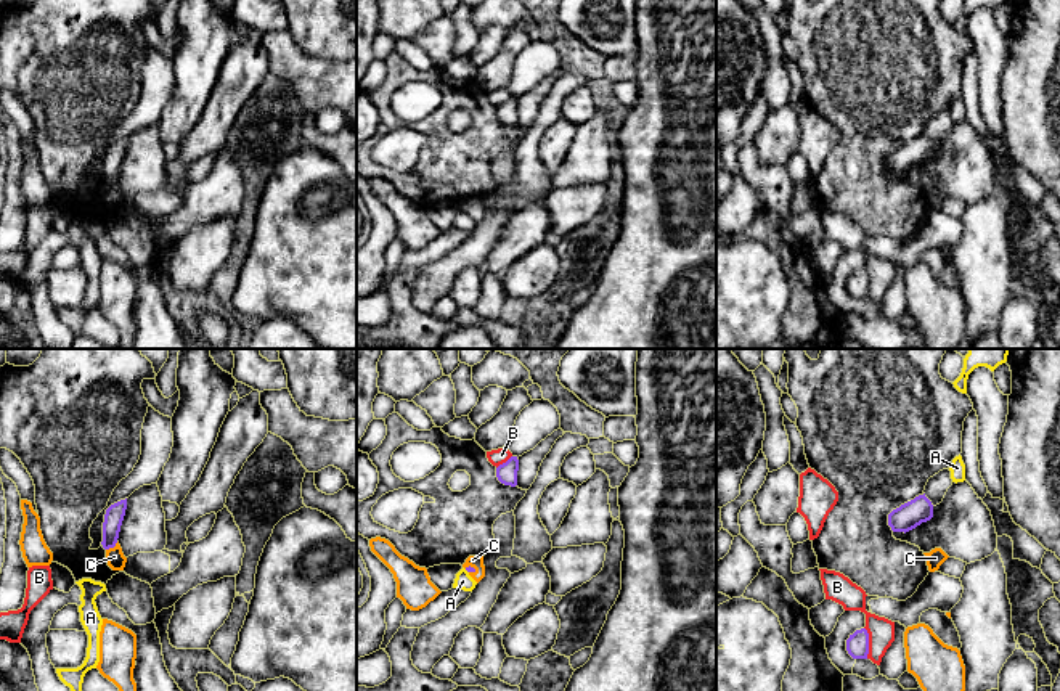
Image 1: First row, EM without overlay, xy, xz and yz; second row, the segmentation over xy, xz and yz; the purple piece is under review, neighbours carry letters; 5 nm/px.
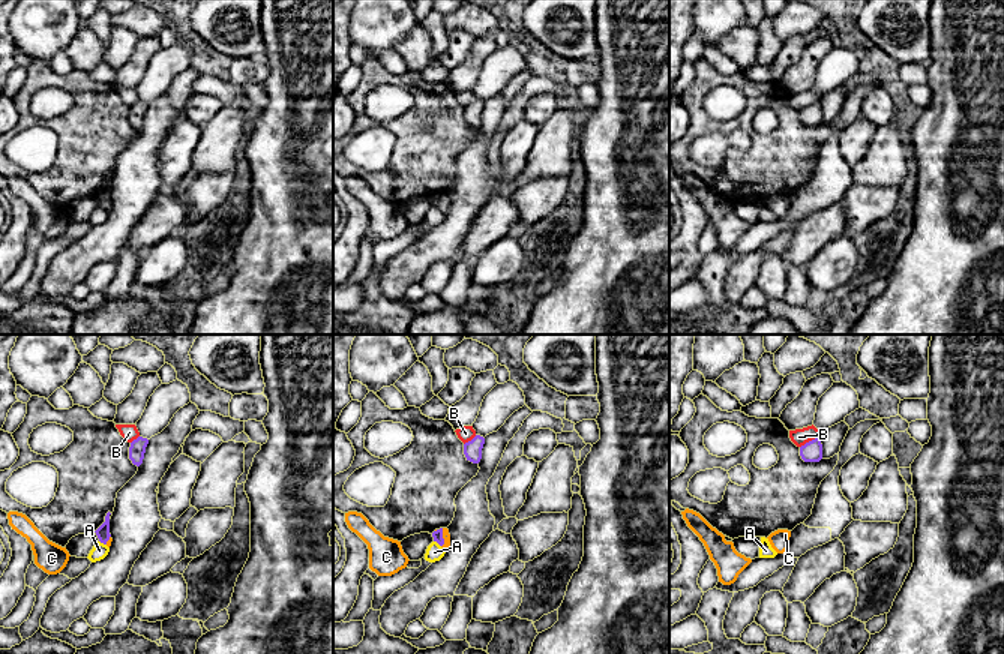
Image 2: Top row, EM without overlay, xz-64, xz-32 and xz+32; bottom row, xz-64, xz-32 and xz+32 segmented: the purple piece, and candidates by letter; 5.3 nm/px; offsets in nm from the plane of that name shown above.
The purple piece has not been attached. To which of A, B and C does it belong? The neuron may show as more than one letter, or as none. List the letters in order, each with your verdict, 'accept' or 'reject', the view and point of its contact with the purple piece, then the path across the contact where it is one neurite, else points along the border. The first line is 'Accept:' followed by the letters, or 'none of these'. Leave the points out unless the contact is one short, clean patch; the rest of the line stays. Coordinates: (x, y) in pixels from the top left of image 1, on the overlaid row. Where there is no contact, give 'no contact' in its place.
Accept: C
A: reject; no contact
B: reject; meets purple in yz at (868, 643)
C: accept; meets purple in xy at (111, 547); runs through xy (114, 515), (111, 547), (114, 556)

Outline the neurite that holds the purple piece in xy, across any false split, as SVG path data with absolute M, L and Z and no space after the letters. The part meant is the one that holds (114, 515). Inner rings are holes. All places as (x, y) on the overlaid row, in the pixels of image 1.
M127 498L111 505L104 514L101 545L106 550L106 562L112 570L124 570L127 562L127 558L117 542L125 509Z

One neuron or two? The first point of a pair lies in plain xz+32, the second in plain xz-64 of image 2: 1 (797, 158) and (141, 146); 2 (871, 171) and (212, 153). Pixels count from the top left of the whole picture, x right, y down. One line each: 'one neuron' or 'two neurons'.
1: two neurons
2: one neuron

